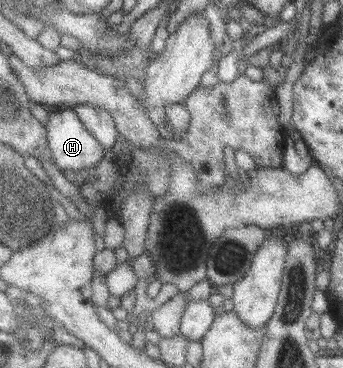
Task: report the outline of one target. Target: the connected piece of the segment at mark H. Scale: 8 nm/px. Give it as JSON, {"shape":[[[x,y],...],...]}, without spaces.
{"shape":[[[71,107],[50,113],[46,128],[52,161],[63,171],[93,168],[105,157],[105,146]]]}

